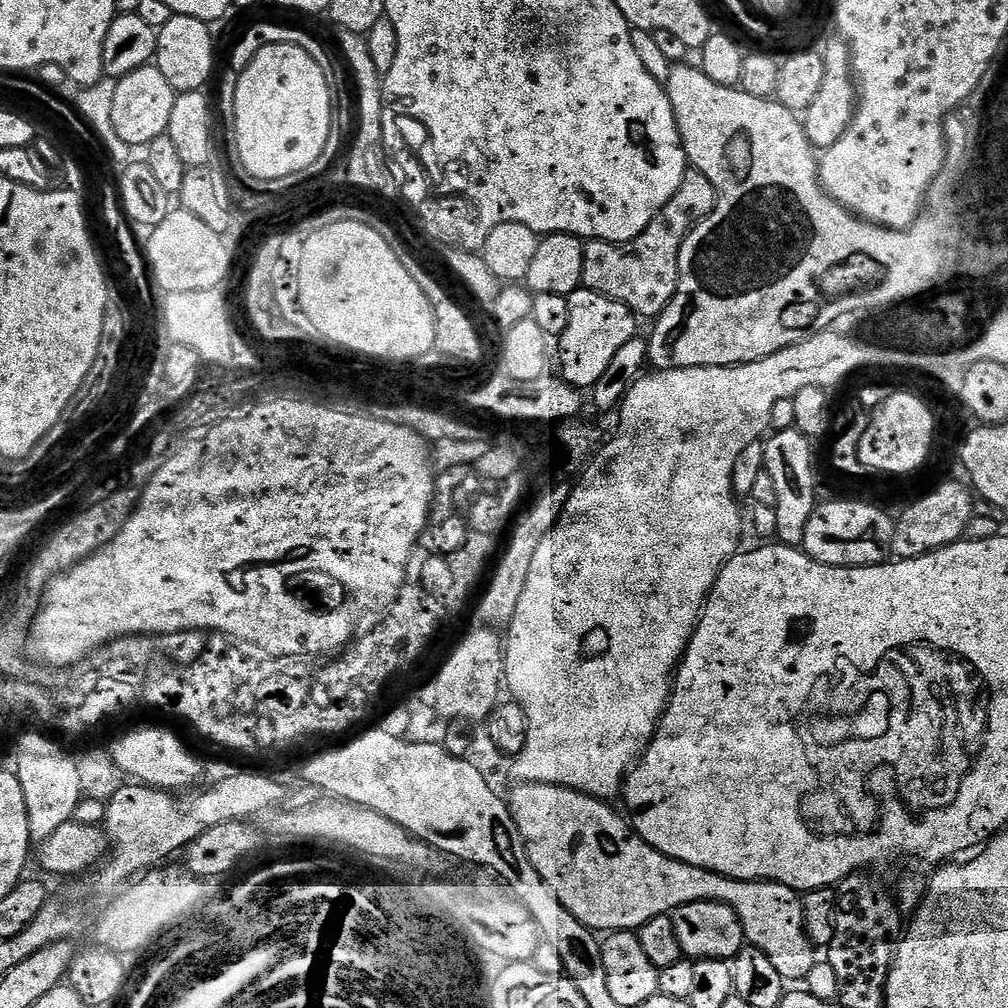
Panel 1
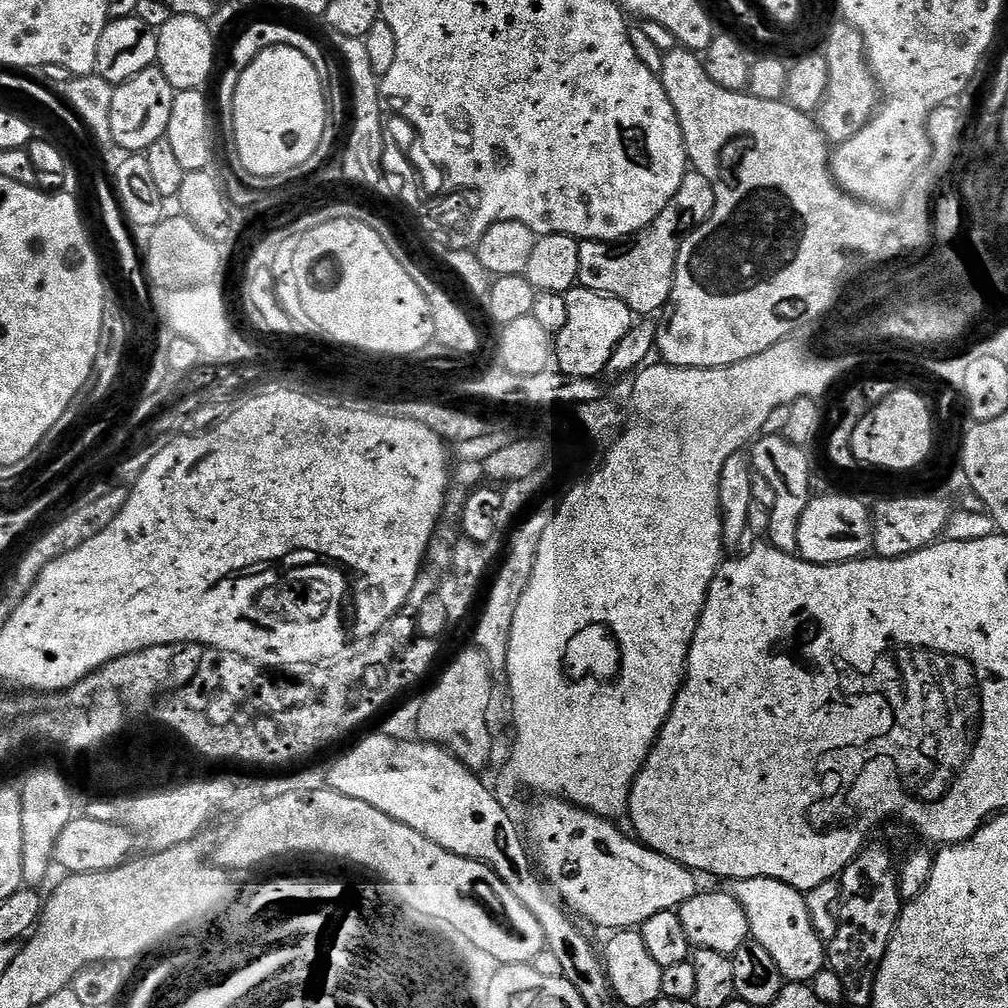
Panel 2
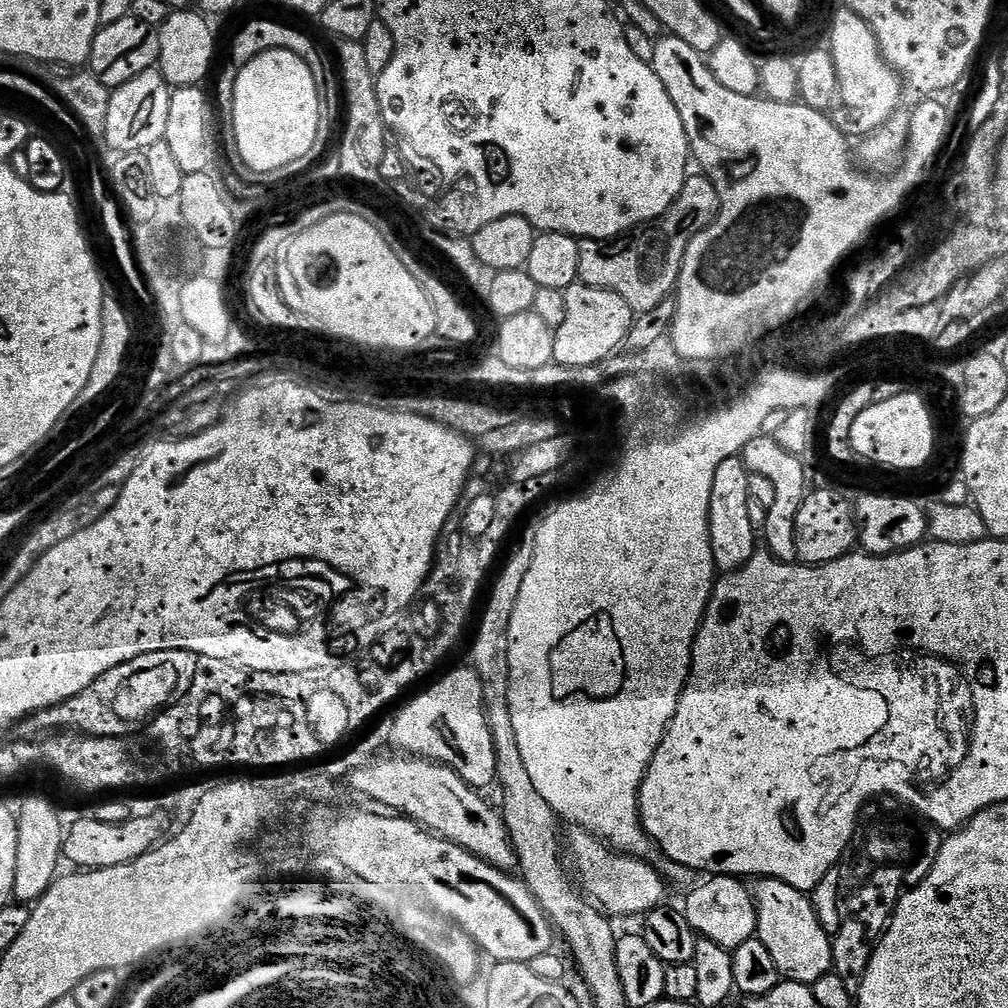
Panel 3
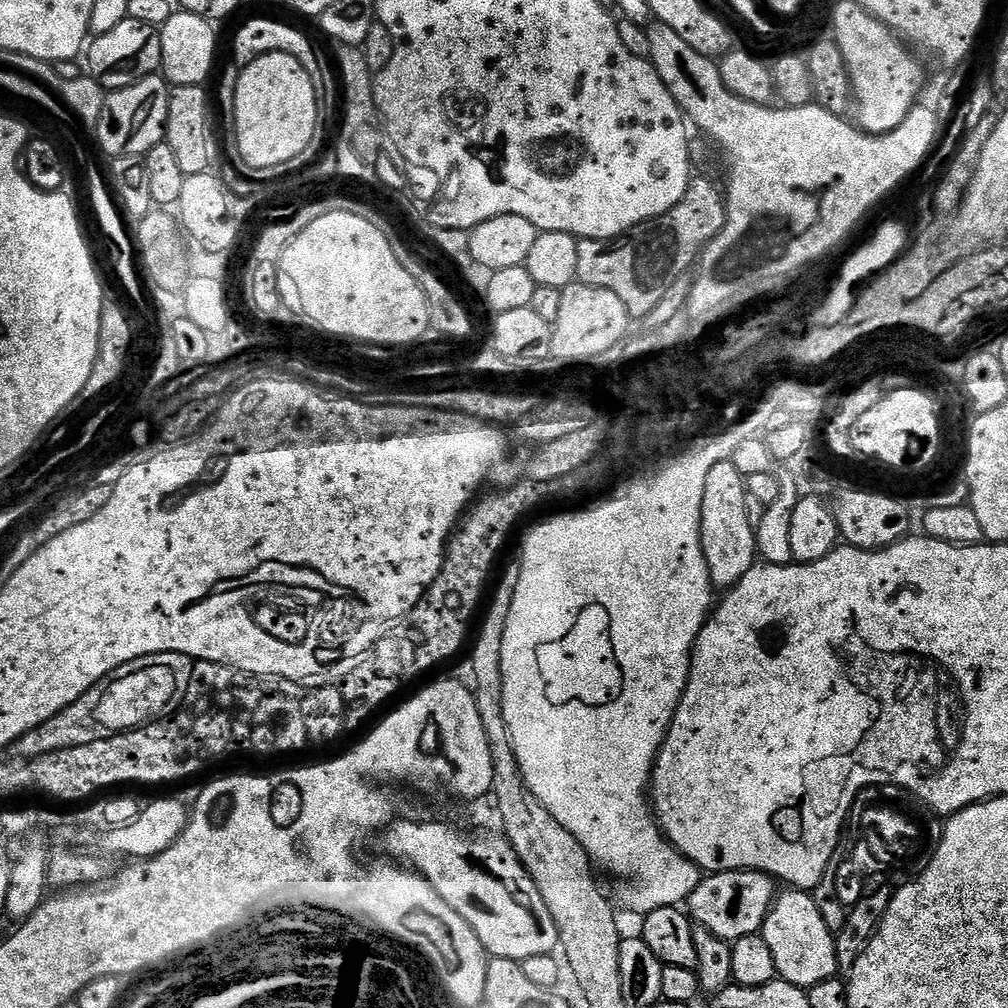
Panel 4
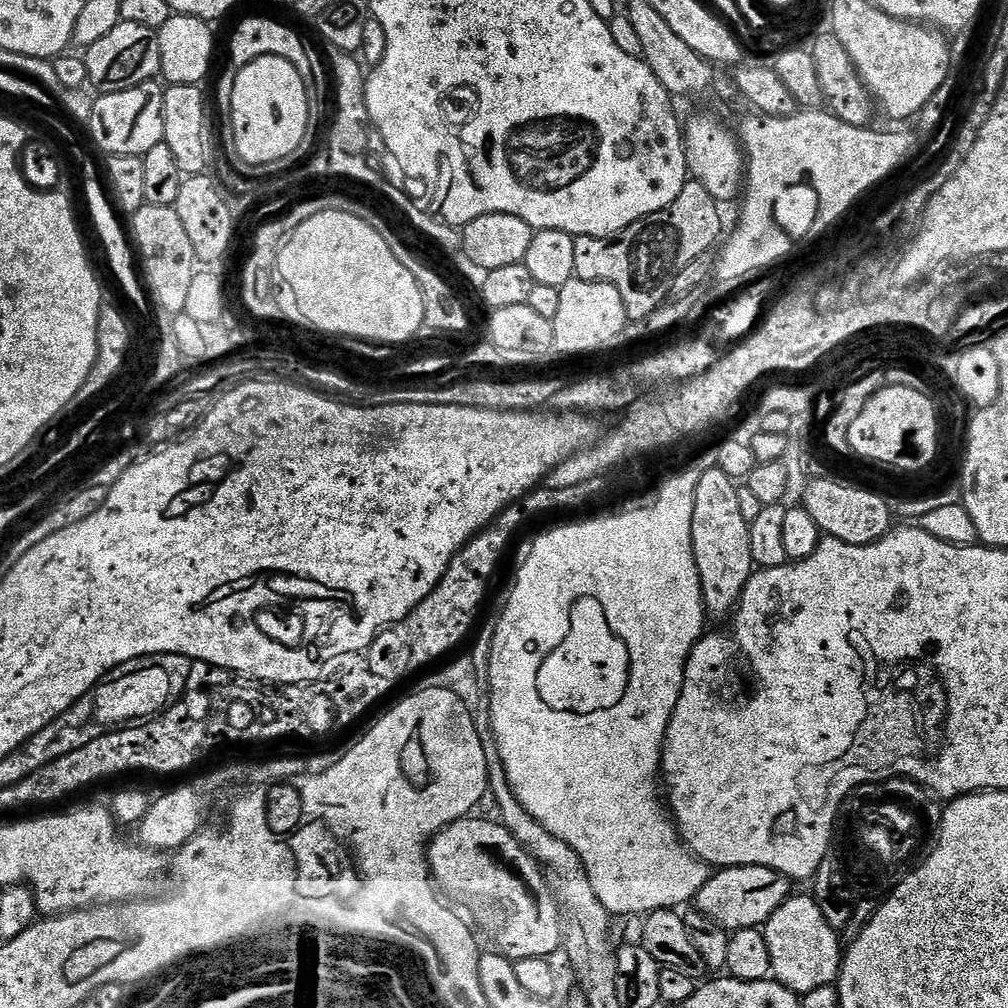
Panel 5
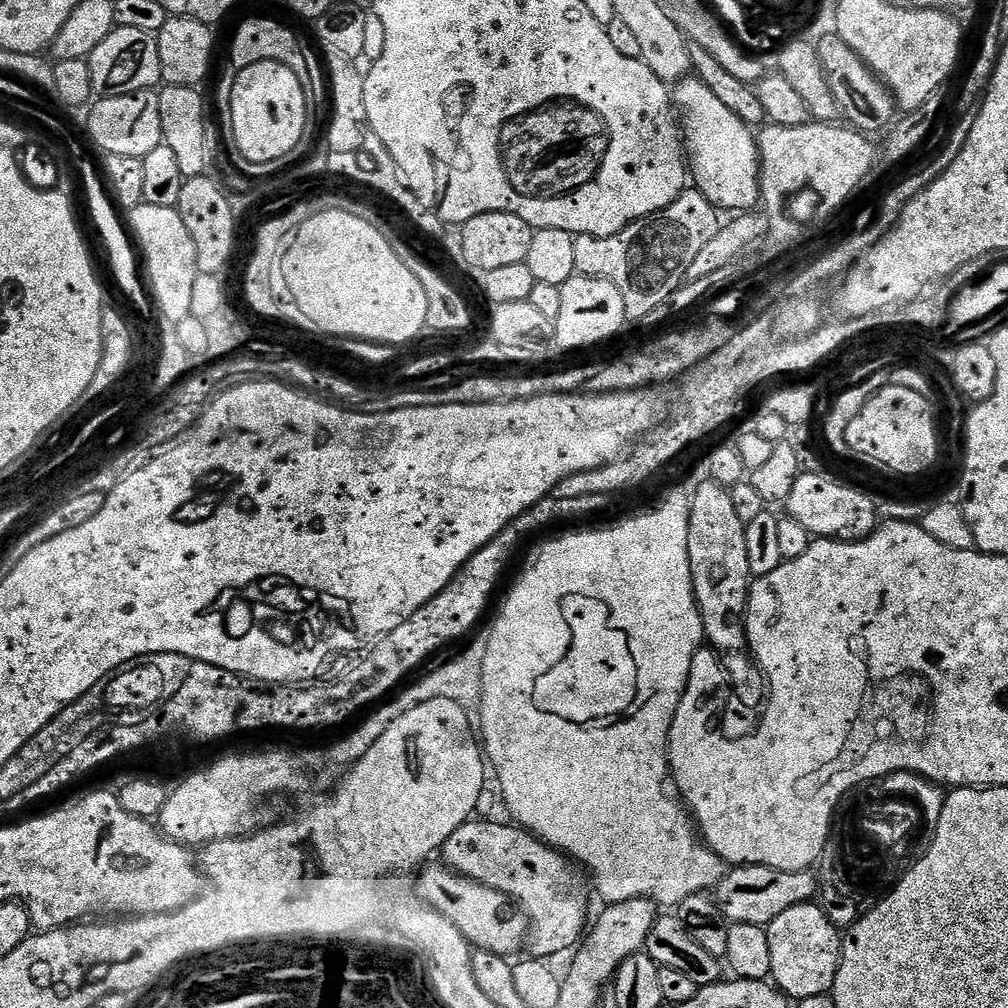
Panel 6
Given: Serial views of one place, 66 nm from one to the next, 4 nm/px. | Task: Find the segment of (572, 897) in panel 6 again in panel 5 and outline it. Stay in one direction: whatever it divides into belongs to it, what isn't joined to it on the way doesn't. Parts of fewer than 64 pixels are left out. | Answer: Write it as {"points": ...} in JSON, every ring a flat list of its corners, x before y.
{"points":[[465,818,446,826,429,844,428,867,433,881,445,893,448,891,450,895,465,900,480,915,485,930,496,939,495,947,501,956,507,956,513,962,554,957,555,952,559,953,562,948,562,913,546,887,545,873,503,824,495,819,476,819]]}

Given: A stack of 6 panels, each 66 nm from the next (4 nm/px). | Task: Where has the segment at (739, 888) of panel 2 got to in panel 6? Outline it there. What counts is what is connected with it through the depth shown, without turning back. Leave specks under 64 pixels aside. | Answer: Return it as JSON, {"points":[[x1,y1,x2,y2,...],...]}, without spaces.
{"points":[[809,902,782,910,778,918,768,923,766,931,770,942,771,979,789,1001,799,1002,831,993,840,969,842,932,826,918,819,903]]}

